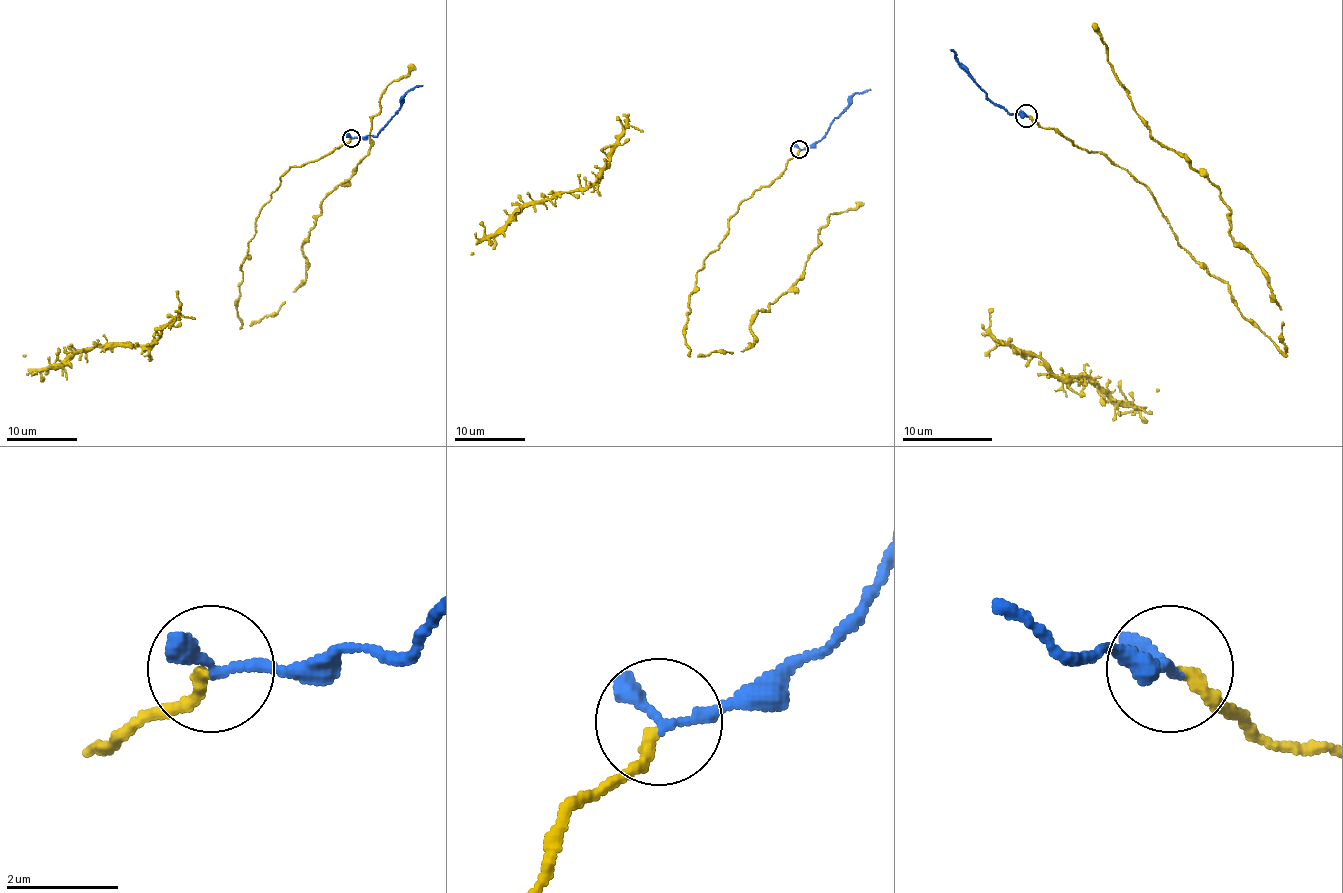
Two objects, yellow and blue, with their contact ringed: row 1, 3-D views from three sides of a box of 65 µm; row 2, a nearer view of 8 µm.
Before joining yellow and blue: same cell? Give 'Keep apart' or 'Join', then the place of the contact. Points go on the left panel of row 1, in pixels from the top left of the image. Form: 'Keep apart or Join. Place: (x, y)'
Join. Place: (351, 138)

